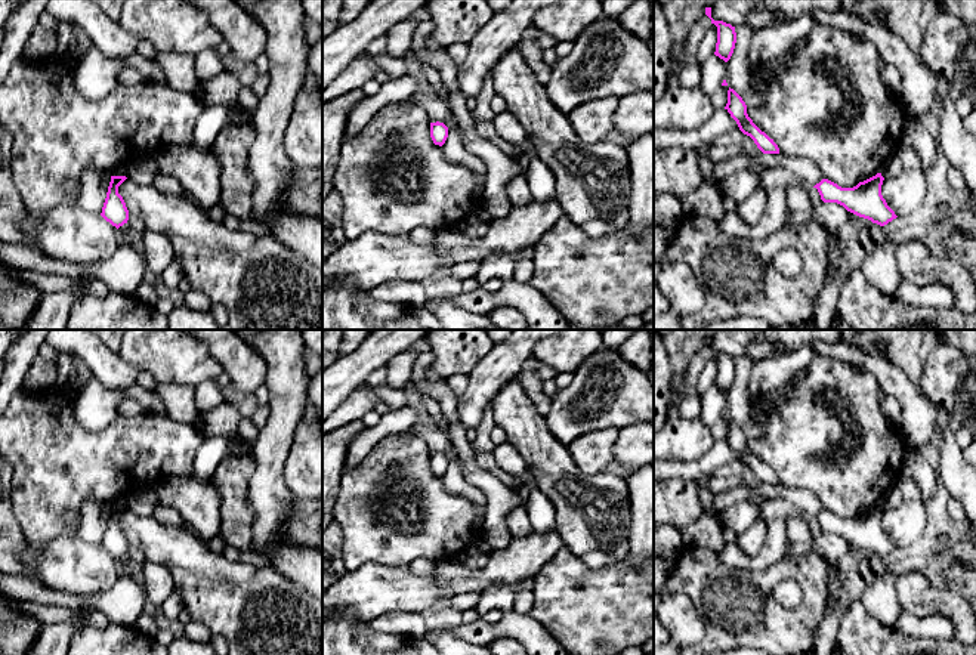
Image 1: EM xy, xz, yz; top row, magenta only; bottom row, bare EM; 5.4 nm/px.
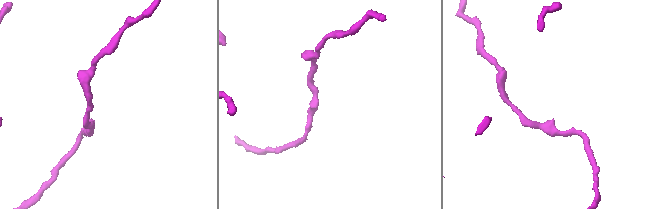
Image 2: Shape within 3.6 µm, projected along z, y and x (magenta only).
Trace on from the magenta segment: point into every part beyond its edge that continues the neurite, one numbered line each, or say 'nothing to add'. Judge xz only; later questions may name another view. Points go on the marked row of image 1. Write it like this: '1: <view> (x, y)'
nothing to add

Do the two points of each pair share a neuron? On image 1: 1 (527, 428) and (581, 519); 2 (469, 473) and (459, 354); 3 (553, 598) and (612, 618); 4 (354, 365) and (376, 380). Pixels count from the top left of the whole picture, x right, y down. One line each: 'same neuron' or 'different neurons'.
1: same neuron
2: different neurons
3: same neuron
4: different neurons

